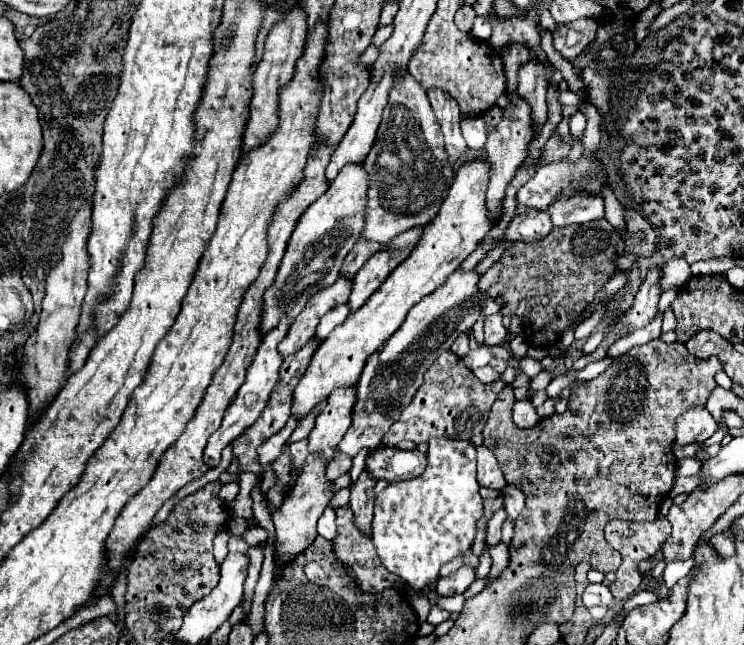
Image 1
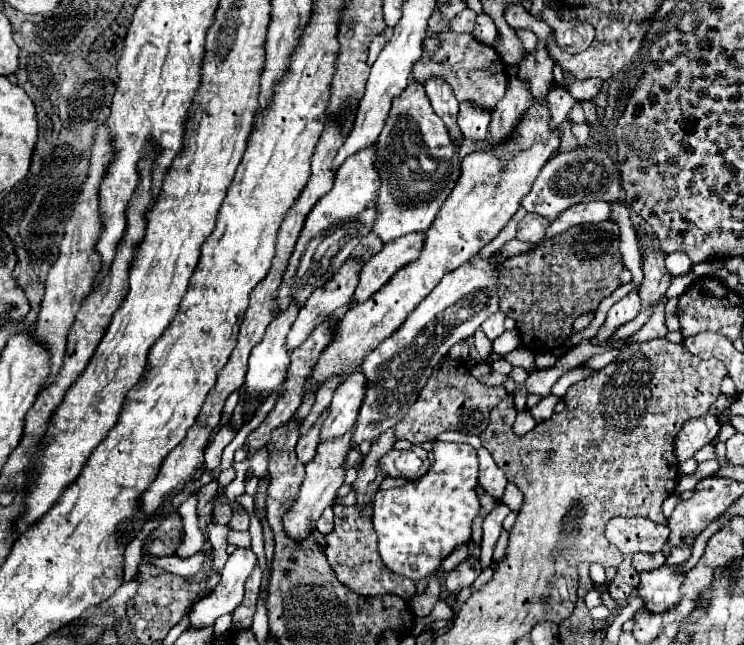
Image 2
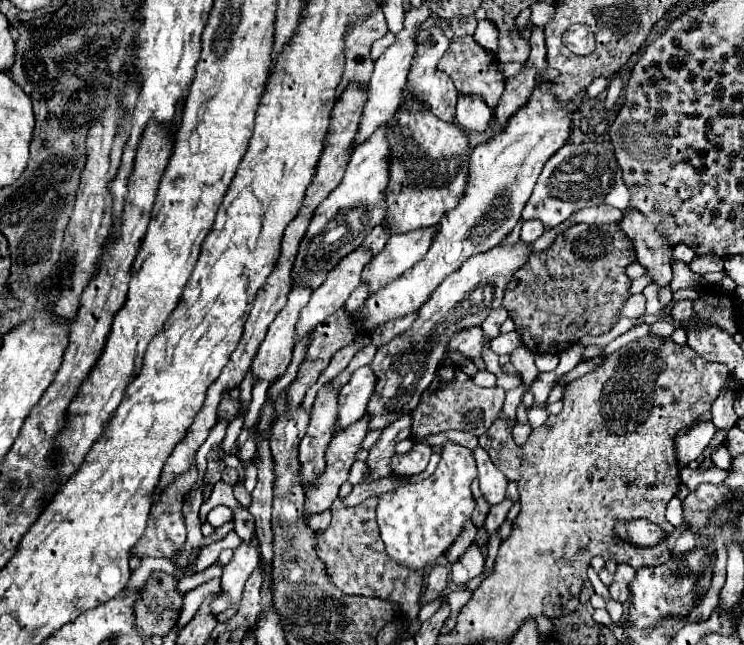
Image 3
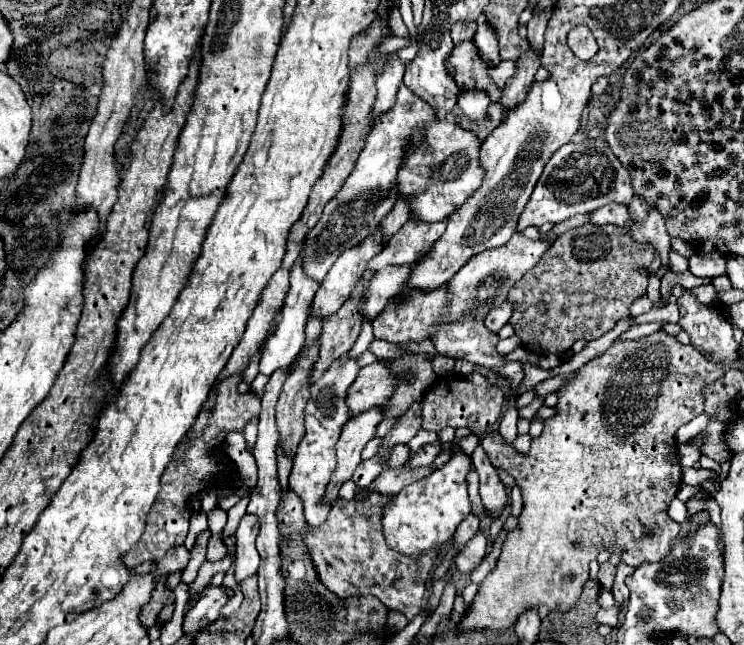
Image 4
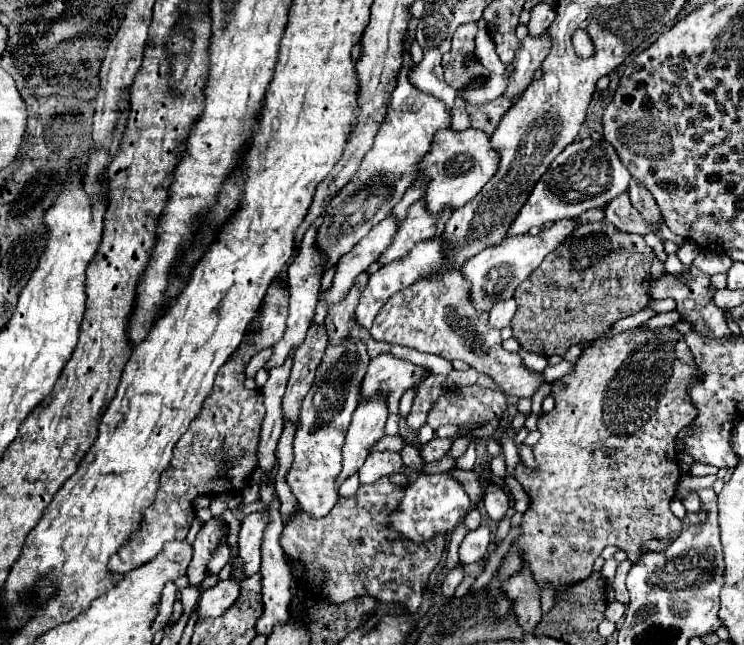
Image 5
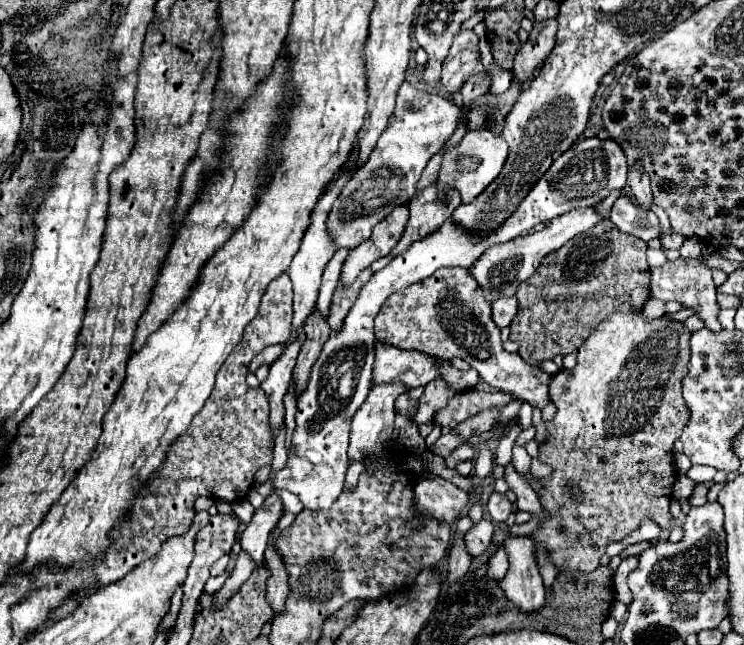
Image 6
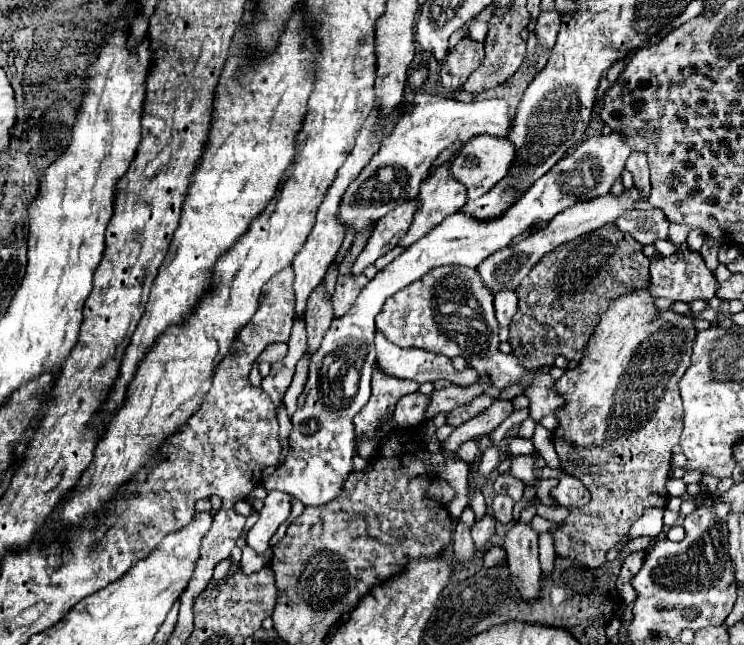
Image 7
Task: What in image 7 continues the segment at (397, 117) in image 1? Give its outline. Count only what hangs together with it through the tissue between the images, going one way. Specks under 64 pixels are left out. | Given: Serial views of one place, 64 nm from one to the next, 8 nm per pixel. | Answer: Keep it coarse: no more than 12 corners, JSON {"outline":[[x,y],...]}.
{"outline":[[476,136],[460,148],[452,174],[468,200],[494,188],[510,170],[510,140]]}

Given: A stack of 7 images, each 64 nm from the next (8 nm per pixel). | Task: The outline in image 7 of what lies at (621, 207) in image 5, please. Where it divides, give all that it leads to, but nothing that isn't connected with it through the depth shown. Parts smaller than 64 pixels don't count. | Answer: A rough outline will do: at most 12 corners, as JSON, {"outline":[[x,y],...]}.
{"outline":[[632,210],[616,226],[640,244],[668,240],[660,210]]}

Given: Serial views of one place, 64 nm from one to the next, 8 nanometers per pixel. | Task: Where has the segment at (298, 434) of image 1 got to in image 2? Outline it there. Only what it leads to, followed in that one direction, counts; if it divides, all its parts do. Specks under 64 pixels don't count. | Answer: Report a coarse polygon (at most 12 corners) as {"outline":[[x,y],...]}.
{"outline":[[344,375],[327,381],[316,393],[310,413],[300,425],[303,436],[329,407]]}

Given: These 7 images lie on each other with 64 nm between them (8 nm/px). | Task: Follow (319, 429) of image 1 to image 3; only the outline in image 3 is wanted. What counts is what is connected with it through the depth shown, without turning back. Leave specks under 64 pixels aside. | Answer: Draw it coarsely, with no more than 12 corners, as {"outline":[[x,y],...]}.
{"outline":[[370,366],[358,368],[338,398],[338,430],[366,414],[376,390]]}

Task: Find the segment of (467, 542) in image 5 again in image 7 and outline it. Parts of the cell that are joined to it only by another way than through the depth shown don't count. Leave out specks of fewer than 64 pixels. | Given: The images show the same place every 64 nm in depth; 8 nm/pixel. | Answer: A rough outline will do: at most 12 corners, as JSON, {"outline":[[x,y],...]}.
{"outline":[[486,514],[472,526],[472,540],[484,546],[494,534],[496,520]]}

